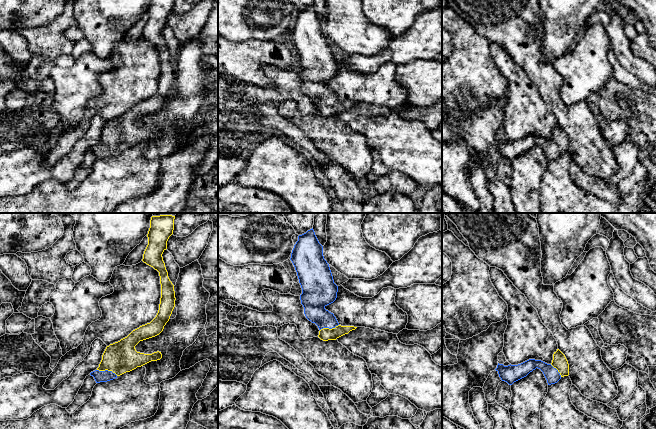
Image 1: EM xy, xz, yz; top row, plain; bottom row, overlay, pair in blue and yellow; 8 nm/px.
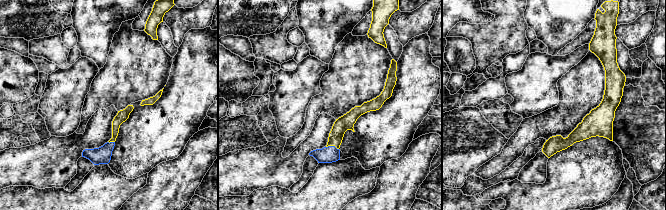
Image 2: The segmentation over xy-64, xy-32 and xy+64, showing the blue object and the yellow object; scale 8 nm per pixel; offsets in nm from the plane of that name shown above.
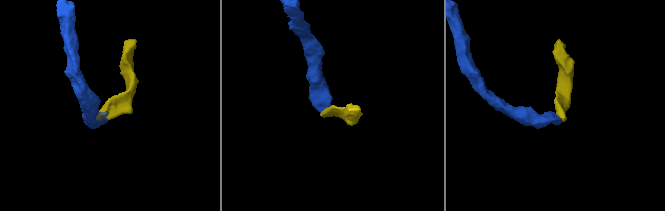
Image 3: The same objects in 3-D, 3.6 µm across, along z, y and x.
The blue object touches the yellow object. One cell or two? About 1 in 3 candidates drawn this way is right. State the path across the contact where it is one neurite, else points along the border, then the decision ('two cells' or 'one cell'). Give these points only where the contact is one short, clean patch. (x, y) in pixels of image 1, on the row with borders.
runs through xy (100, 376), (107, 370), (120, 357); one cell

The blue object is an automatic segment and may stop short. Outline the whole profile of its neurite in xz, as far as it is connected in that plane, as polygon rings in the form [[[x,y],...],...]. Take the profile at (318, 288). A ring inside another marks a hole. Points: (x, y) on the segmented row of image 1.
[[[312,229],[298,236],[291,258],[299,283],[306,318],[319,328],[323,341],[337,338],[355,330],[354,326],[341,326],[333,313],[325,307],[337,298],[338,286],[334,283],[329,264],[323,256],[323,246]]]

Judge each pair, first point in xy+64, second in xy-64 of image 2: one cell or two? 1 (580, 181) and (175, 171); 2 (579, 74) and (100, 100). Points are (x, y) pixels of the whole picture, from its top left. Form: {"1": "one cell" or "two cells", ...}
{"1": "two cells", "2": "one cell"}

